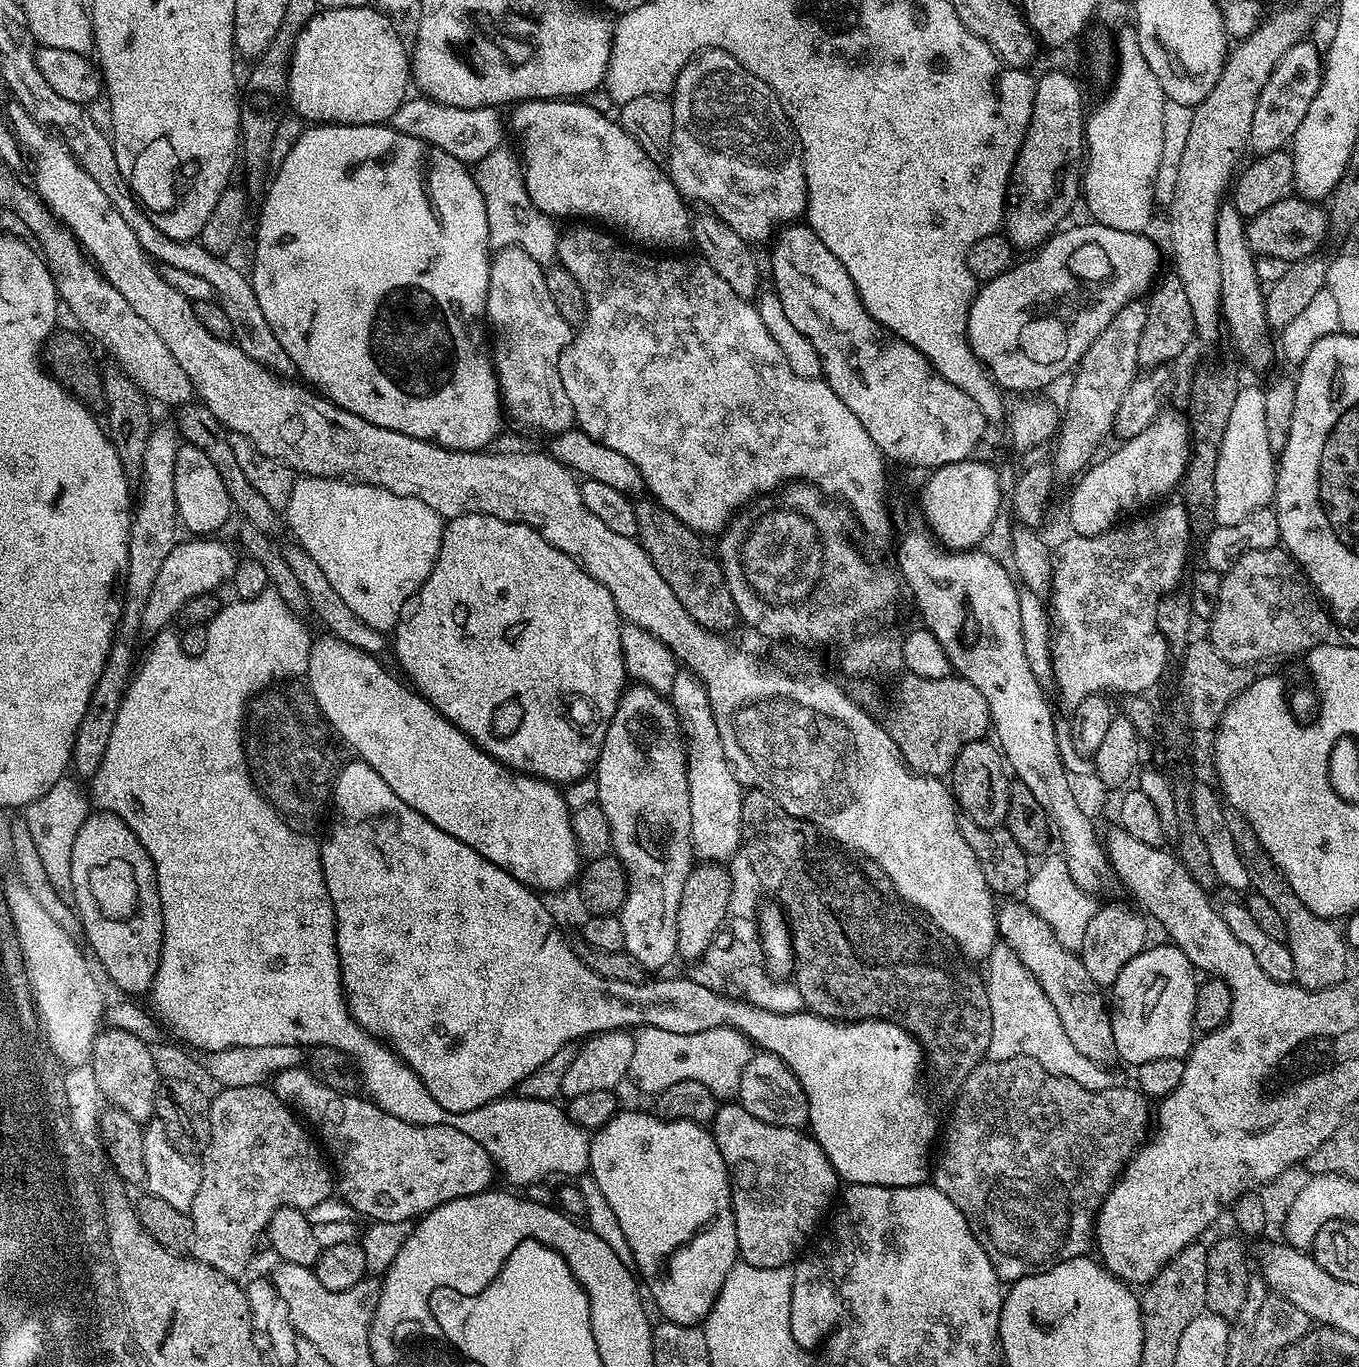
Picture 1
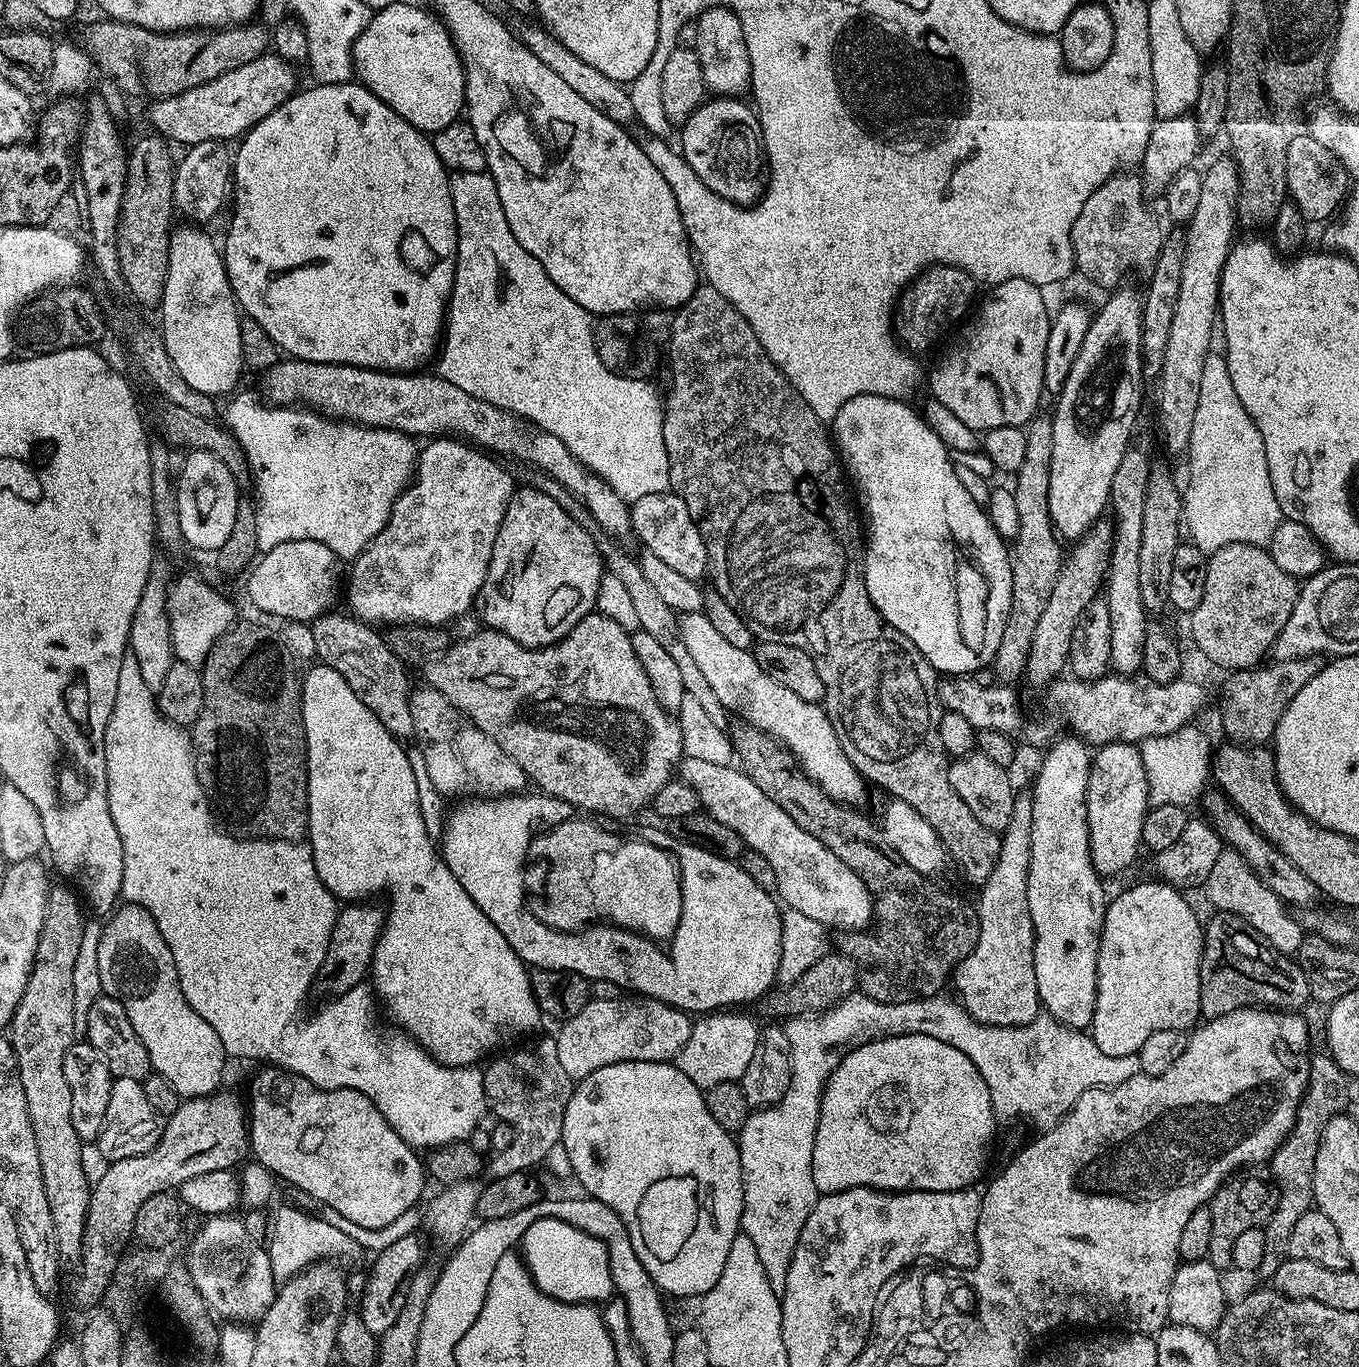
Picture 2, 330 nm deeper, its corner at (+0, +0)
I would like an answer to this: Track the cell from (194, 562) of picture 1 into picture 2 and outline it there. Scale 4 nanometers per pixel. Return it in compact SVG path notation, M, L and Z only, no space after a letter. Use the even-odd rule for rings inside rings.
M336 610L318 617L311 625L316 639L319 659L334 670L343 672L351 688L356 689L358 698L370 706L372 713L397 738L411 737L414 733L414 714L409 689L404 689L408 676L404 664L388 649L388 644L379 636L375 627L369 626L351 615L339 616Z

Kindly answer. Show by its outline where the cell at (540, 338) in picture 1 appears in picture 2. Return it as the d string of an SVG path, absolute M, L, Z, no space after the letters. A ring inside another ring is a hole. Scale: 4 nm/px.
M432 438L427 441L428 444L419 449L416 457L416 467L410 477L411 483L421 484L421 496L416 496L415 487L409 486L404 489L400 499L394 502L391 514L384 522L384 527L377 531L376 535L369 539L368 545L360 551L360 555L351 561L352 573L347 573L346 588L348 584L348 604L351 615L355 619L369 625L381 626L380 624L404 624L411 626L413 624L448 626L453 620L464 613L471 613L472 603L476 600L476 595L484 588L484 583L490 580L490 558L494 550L494 542L498 538L498 530L502 526L502 518L506 514L506 506L510 502L514 491L514 483L512 484L512 476L504 468L499 468L495 464L497 461L491 455L485 454L483 451L477 450L475 447L469 446L464 442L457 442L452 438ZM456 500L460 504L464 504L464 516L456 516Z

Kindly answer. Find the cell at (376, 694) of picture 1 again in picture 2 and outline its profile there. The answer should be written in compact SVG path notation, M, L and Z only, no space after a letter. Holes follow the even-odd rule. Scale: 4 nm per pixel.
M513 794L510 796L493 796L491 798L464 798L461 800L464 800L461 802L460 805L457 806L456 809L449 811L446 816L446 823L444 825L444 830L442 833L442 841L444 840L444 848L442 844L442 855L444 857L444 861L446 862L446 866L450 866L450 874L454 874L454 878L458 878L458 882L462 882L462 890L466 890L466 894L470 894L470 898L474 898L474 902L478 905L478 907L482 910L482 914L486 914L486 918L490 918L490 922L494 922L494 926L498 926L498 930L502 930L502 934L506 938L506 942L510 942L510 946L514 950L514 954L518 954L518 958L520 960L523 960L525 964L531 966L533 969L538 968L549 968L550 970L562 970L563 972L577 972L578 974L582 974L586 979L588 979L589 982L593 980L601 980L602 982L614 982L620 989L627 990L628 988L630 991L629 993L632 994L639 994L641 997L650 999L650 1000L661 1000L663 1004L669 1004L670 1006L674 1006L675 1008L680 1008L683 1010L683 1012L687 1012L689 1014L711 1014L717 1010L728 1010L731 1009L733 1006L740 1006L736 1004L748 1004L751 1002L751 1000L756 1000L759 998L767 997L770 989L773 987L772 983L777 983L778 980L778 968L780 966L780 955L782 954L782 926L780 925L780 917L782 915L782 908L779 903L769 893L763 892L760 889L760 884L758 882L754 882L754 878L750 878L750 874L746 874L746 870L744 867L742 867L737 861L734 860L727 860L725 856L719 856L718 854L714 854L711 852L708 848L701 848L700 845L694 844L691 842L678 842L675 835L671 831L663 832L660 828L648 828L645 830L644 834L642 834L642 840L646 843L650 843L655 847L658 848L664 848L669 849L673 856L676 857L676 859L679 861L679 867L680 867L680 888L681 888L681 896L682 896L682 910L681 910L681 920L680 925L677 926L677 930L675 932L674 937L670 940L670 946L672 946L672 953L667 956L666 953L663 952L661 945L659 943L653 942L645 935L634 932L634 931L628 931L627 928L623 927L615 927L610 923L607 922L600 922L597 923L595 926L588 926L584 928L581 931L572 931L572 932L559 932L555 929L551 928L550 925L546 925L539 919L537 916L537 913L534 911L531 916L524 916L524 910L526 907L528 907L528 904L526 903L526 898L524 898L524 860L527 861L529 859L528 855L528 847L532 845L532 839L534 837L534 833L537 830L549 830L552 828L555 828L559 826L561 823L563 823L566 820L573 819L574 816L574 809L572 805L567 804L564 800L559 800L558 798L554 798L553 796L545 796L543 794L535 794L536 796L528 796L529 794Z

